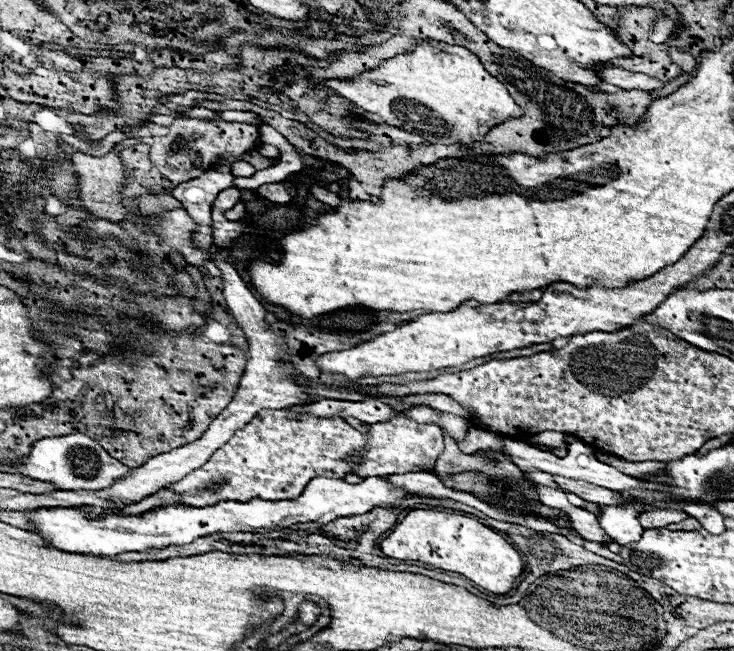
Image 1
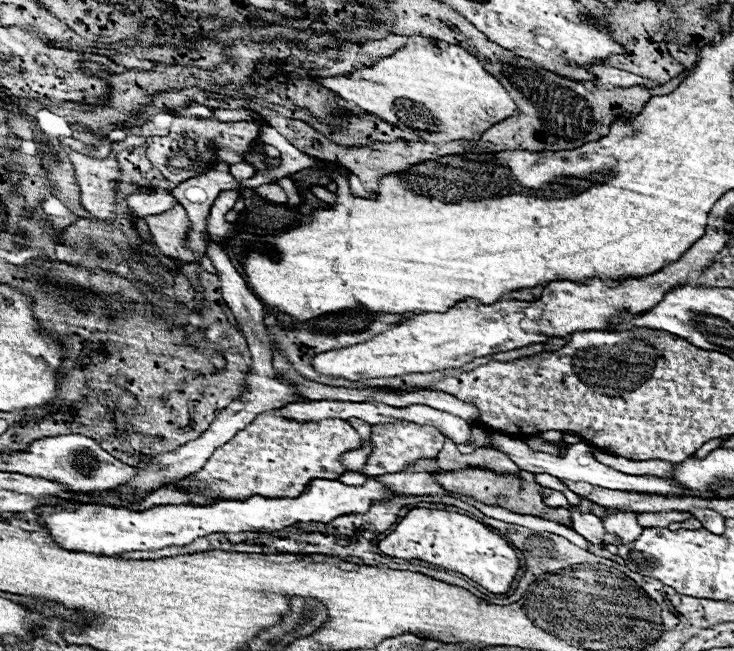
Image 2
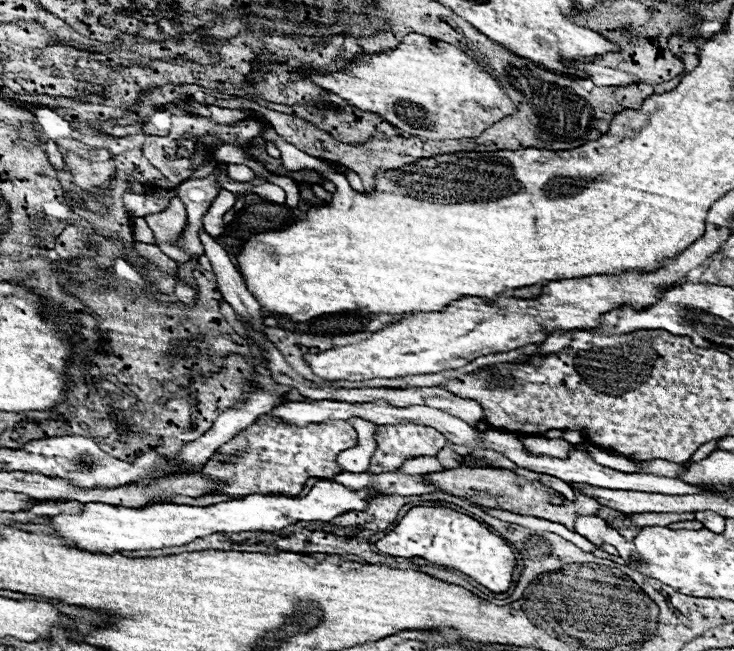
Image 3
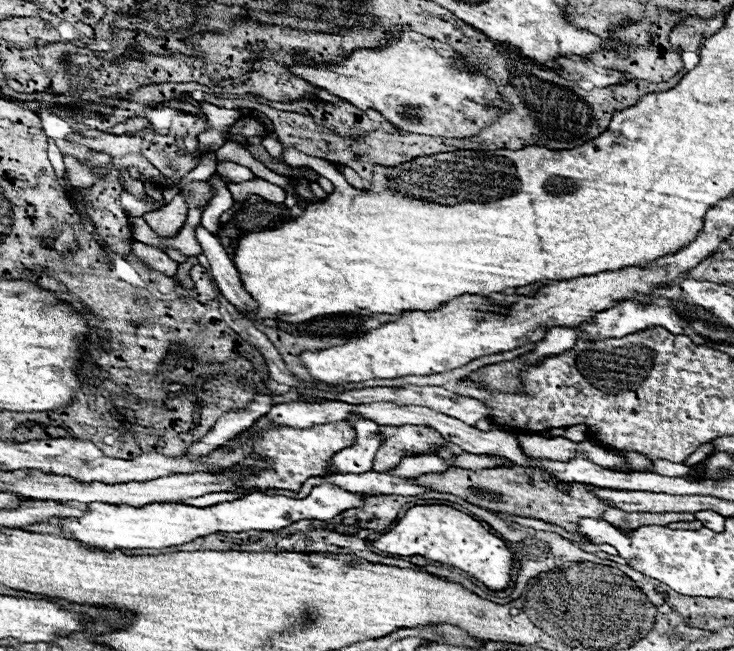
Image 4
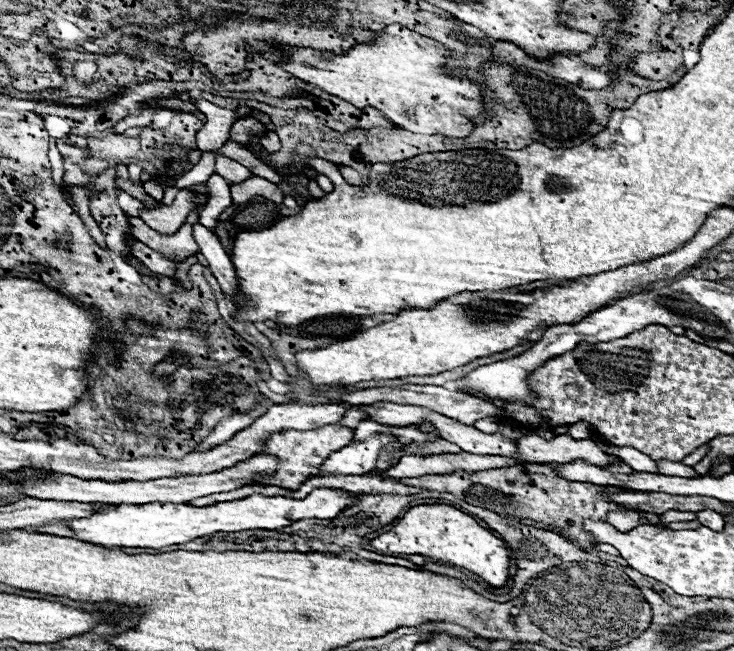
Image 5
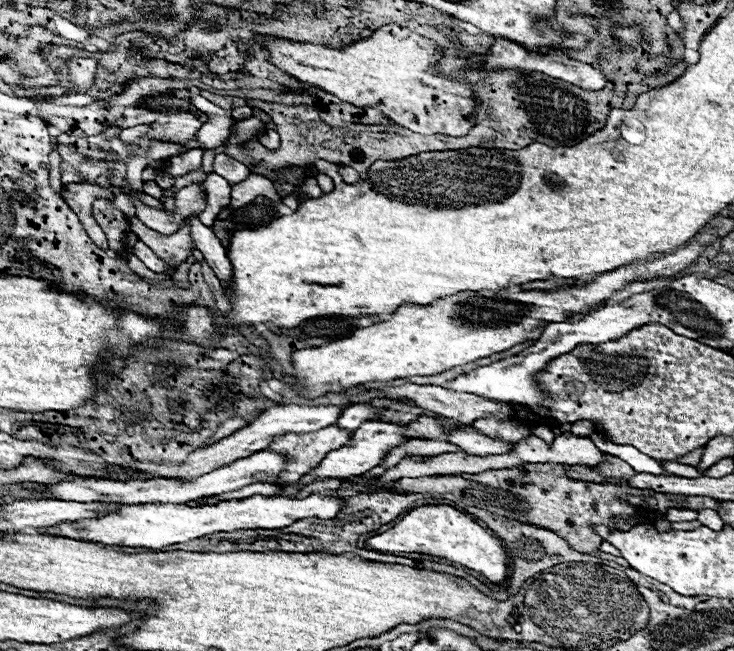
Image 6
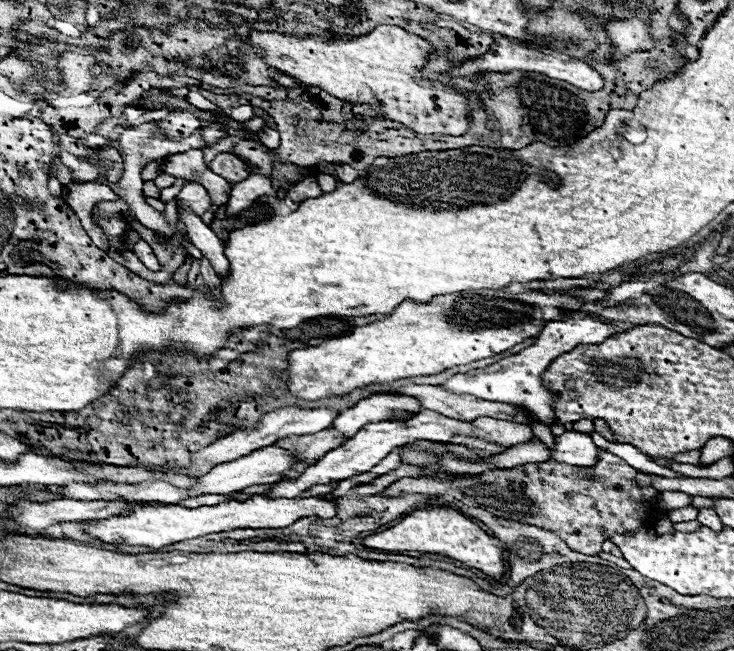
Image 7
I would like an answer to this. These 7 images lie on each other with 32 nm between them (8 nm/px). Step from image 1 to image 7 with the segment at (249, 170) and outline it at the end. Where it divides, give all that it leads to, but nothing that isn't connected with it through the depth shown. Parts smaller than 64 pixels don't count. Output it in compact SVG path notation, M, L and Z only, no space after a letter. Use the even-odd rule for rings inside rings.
M228 152L218 154L218 156L212 160L210 168L212 168L214 174L226 178L230 184L242 182L242 180L248 178L248 174L250 174L250 172L248 172L248 166L246 166L242 160L238 160L236 156L228 154Z

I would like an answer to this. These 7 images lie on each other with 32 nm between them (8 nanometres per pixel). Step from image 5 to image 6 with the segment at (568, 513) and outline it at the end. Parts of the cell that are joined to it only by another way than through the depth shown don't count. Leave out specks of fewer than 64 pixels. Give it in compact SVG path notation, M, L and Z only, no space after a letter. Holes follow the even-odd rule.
M606 454L606 462L598 466L602 474L608 474L612 482L594 484L594 482L580 482L564 478L564 466L562 464L528 464L528 466L514 466L514 468L502 468L502 470L486 470L480 474L448 474L448 476L422 476L422 478L400 478L396 486L402 486L408 492L450 492L462 502L470 506L486 508L488 512L494 512L498 516L514 518L520 522L530 522L542 528L548 528L562 536L574 550L584 554L594 554L598 546L602 544L600 536L588 524L606 524L610 528L616 528L610 518L612 514L630 516L630 514L644 514L644 510L634 508L626 502L620 502L616 498L624 494L654 494L648 490L636 490L618 476L632 476L634 470L620 458Z

